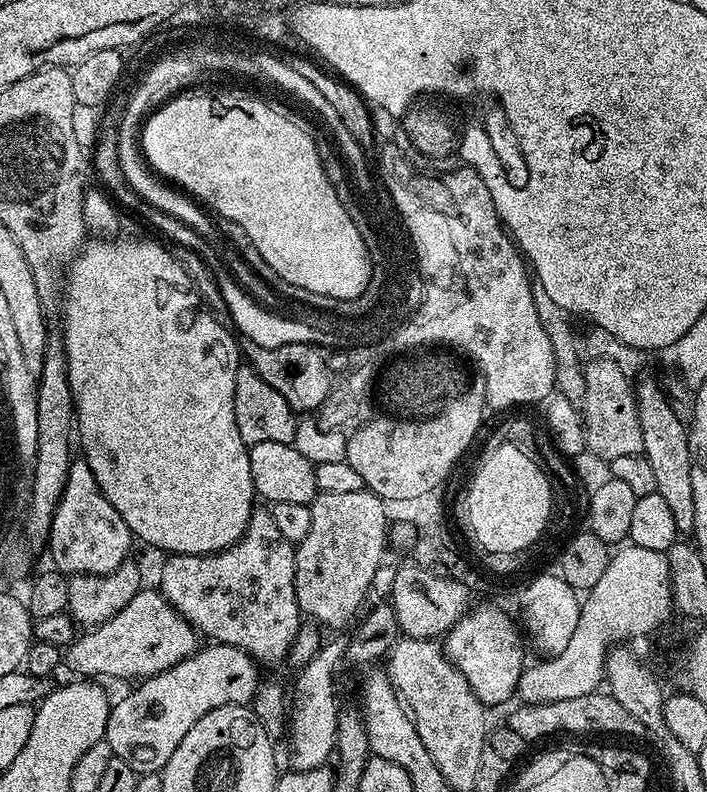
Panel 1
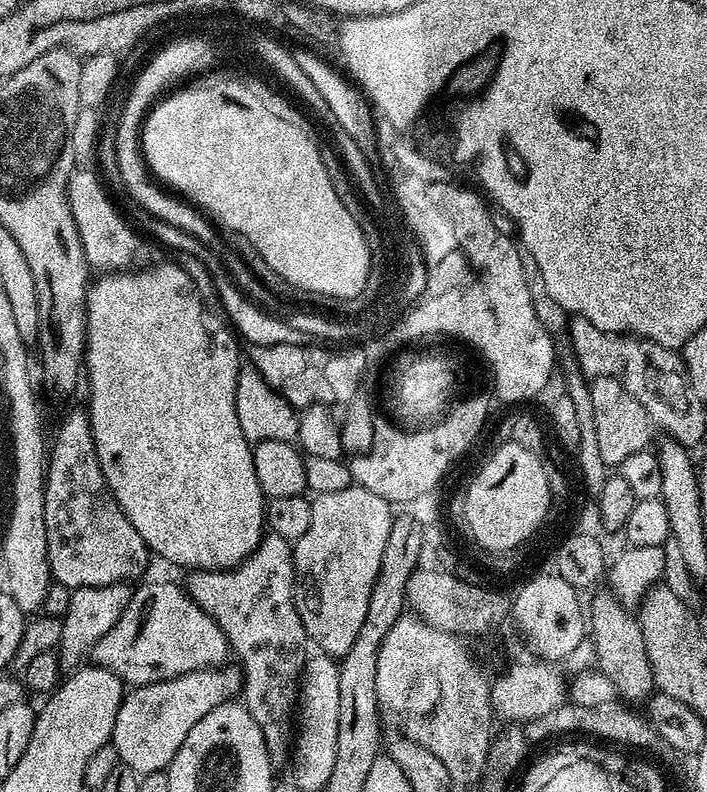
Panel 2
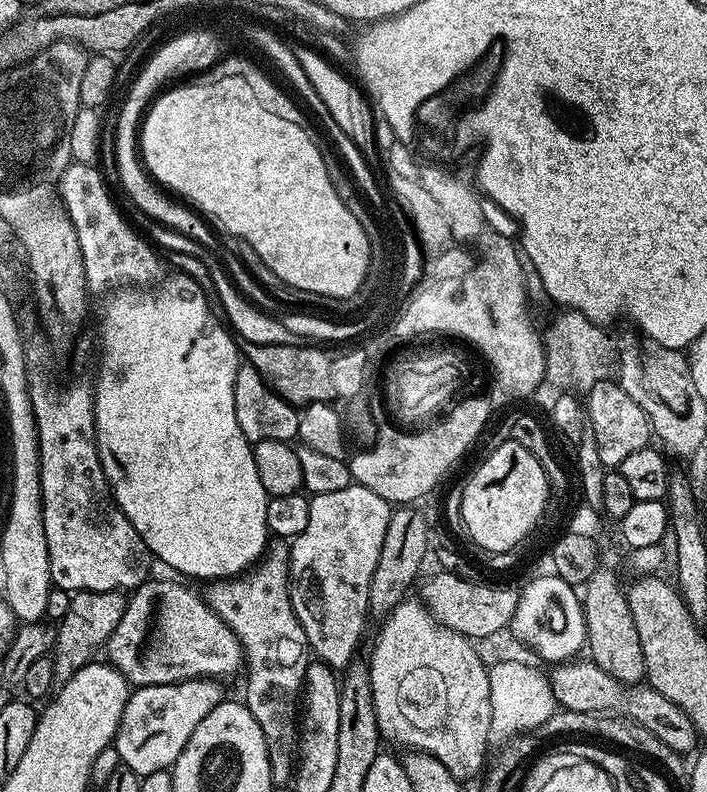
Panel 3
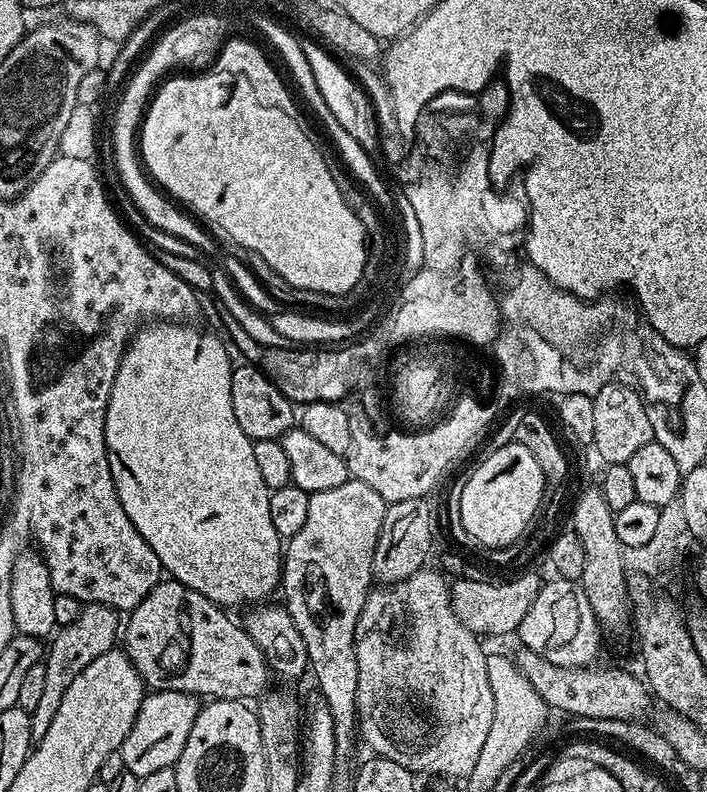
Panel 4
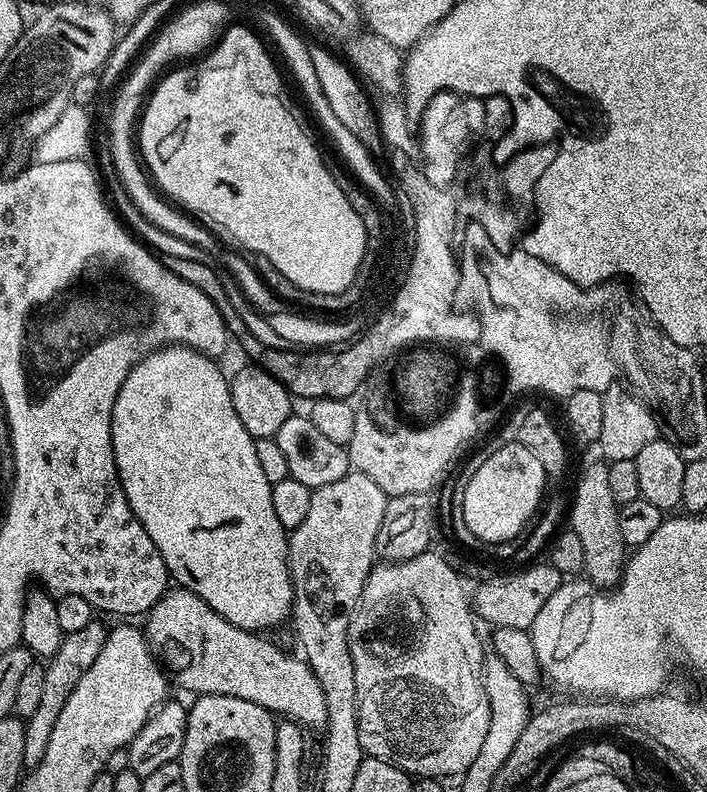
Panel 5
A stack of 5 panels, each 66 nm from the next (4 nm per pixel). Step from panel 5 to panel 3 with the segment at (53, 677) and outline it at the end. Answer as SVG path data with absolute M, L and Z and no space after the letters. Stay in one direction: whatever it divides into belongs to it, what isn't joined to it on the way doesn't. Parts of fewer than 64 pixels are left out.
M78 592L72 596L70 610L55 625L56 645L50 653L57 685L65 684L82 666L97 659L96 651L107 645L110 634L114 634L114 626L122 622L125 603L125 597L119 592Z

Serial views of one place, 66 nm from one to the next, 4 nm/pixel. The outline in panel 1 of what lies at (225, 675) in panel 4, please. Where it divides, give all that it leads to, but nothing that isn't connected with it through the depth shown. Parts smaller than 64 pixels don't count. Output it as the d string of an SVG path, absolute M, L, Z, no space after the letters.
M142 590L114 618L105 624L81 631L67 645L62 660L80 678L104 678L139 682L149 676L157 676L173 668L178 662L197 651L198 633L191 624L170 606L168 599L159 590Z

